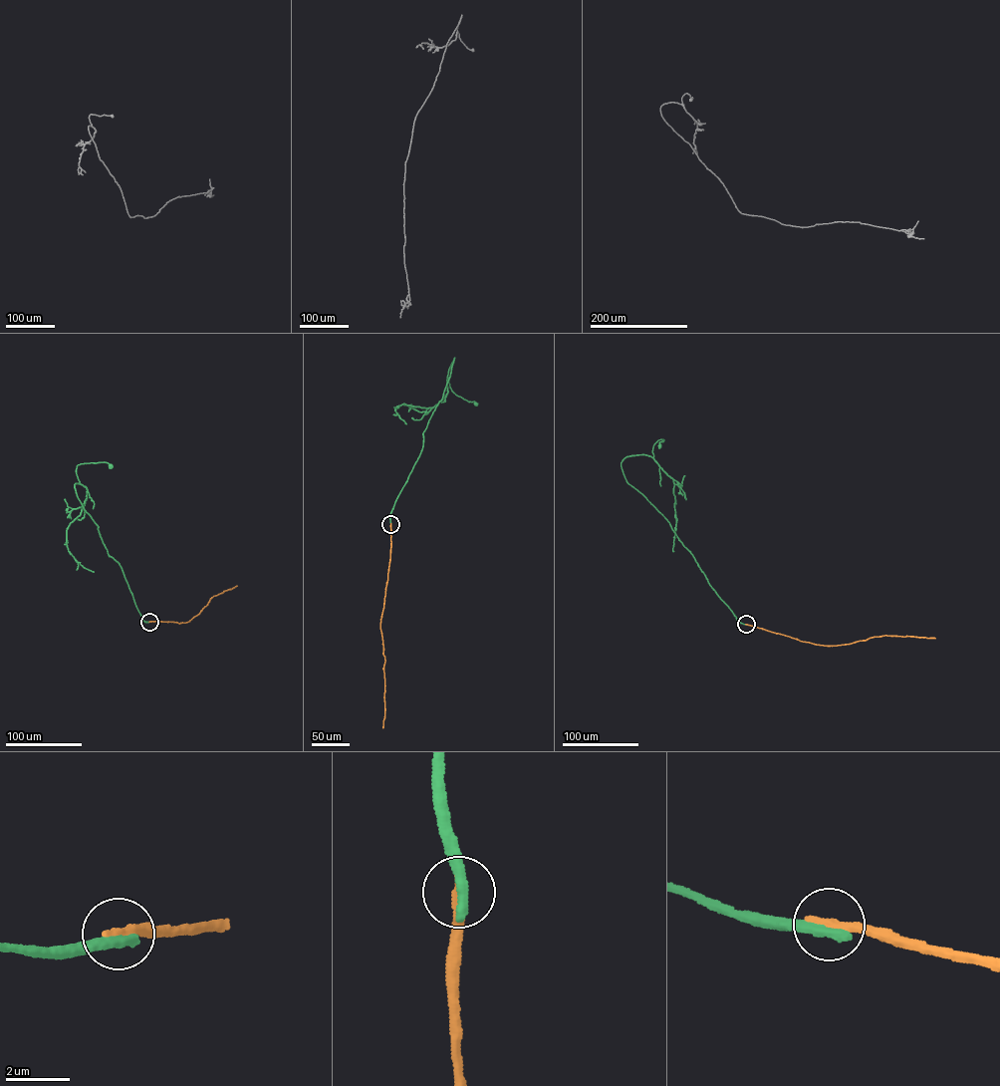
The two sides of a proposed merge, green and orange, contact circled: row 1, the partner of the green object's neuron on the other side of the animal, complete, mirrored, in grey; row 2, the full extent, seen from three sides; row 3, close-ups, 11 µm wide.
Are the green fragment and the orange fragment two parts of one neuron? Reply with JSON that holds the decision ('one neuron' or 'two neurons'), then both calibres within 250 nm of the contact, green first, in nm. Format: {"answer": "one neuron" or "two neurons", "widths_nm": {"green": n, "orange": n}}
{"answer": "two neurons", "widths_nm": {"green": 440, "orange": 360}}

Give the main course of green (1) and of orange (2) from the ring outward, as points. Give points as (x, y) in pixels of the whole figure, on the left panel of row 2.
1: (149, 622), (143, 620), (122, 569), (108, 554), (75, 487), (80, 483), (77, 465), (111, 465)
2: (149, 622), (188, 622), (213, 596), (237, 585)

